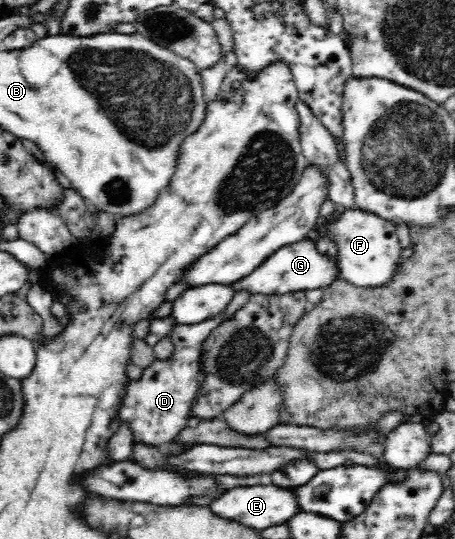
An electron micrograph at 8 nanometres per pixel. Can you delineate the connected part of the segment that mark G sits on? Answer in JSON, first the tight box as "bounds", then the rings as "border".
{"bounds":[232,235,341,295],"border":[[[313,235],[303,241],[274,251],[271,257],[257,268],[255,272],[236,282],[232,287],[236,291],[247,289],[252,295],[257,295],[257,293],[283,295],[293,291],[303,290],[305,292],[311,289],[329,288],[338,280],[341,280],[341,278],[337,257],[330,257],[319,251],[316,245],[316,237]]]}

